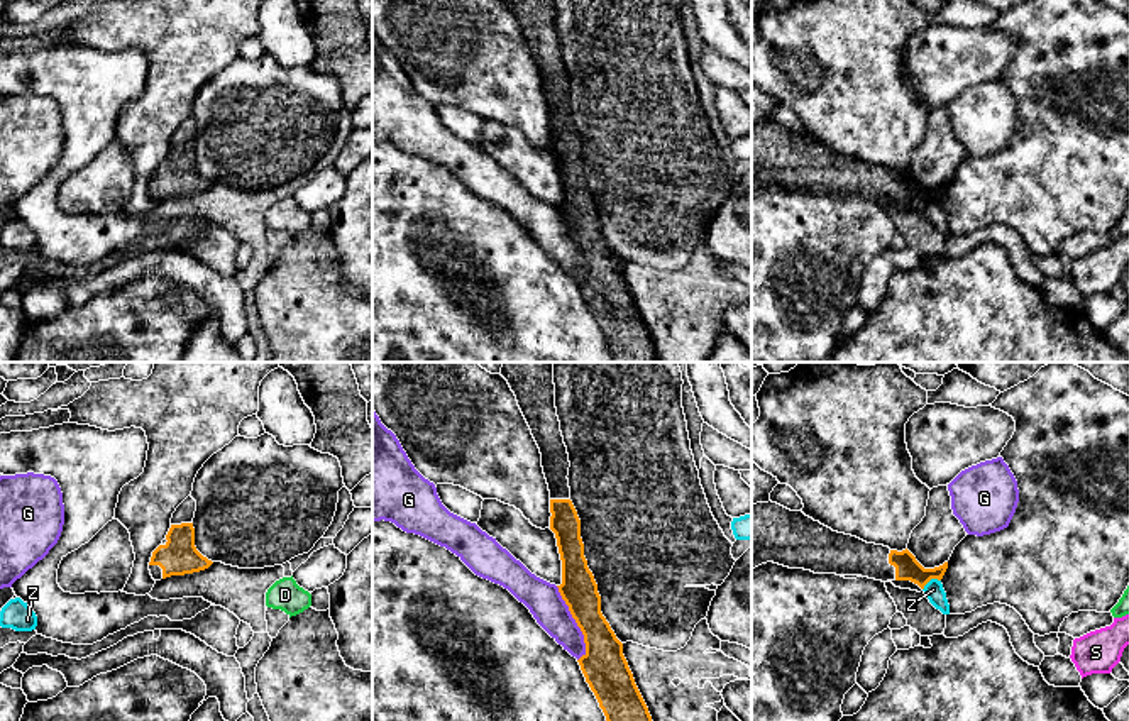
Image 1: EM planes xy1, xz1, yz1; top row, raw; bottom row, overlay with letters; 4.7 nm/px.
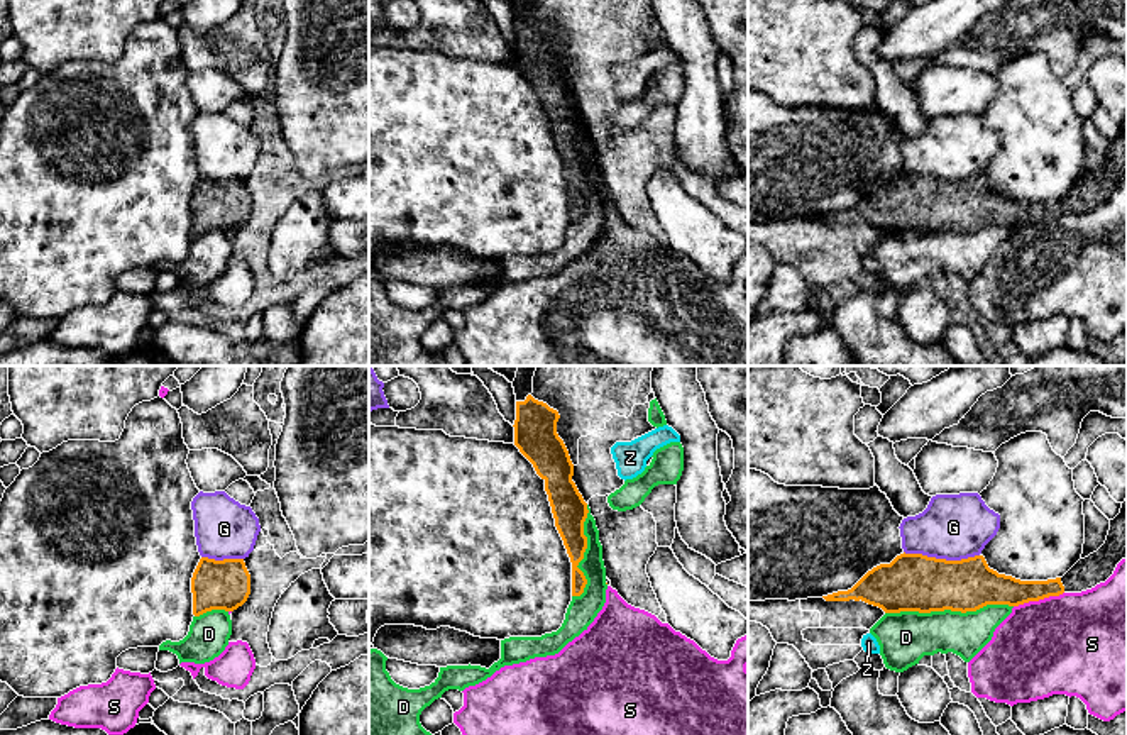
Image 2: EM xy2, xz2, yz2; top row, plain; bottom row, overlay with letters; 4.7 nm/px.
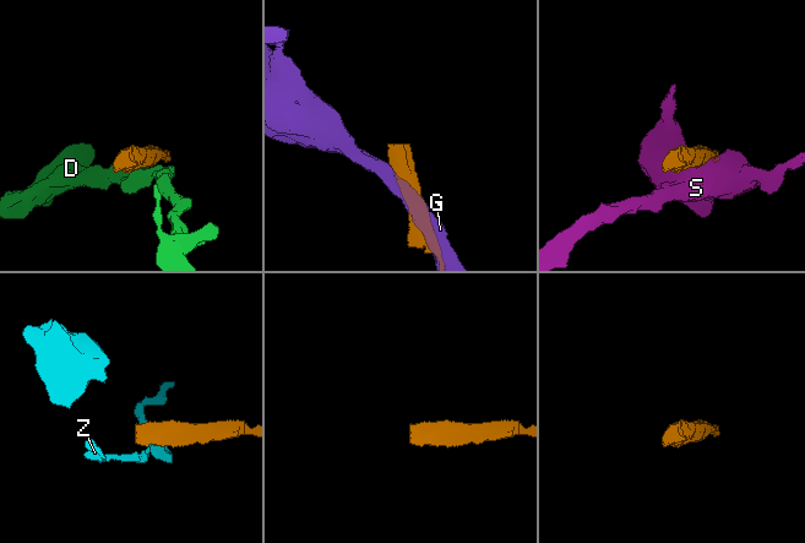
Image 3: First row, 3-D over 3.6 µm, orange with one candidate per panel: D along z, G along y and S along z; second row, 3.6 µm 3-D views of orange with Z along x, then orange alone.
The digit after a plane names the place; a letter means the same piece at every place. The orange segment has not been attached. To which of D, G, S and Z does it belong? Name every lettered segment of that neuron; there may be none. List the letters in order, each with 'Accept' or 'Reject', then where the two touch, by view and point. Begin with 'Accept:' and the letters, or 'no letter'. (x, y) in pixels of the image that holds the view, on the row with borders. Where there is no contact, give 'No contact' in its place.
Accept: no letter
D: Reject. Touches orange at yz2 (948, 608)
G: Reject. Touches orange at xz1 (576, 621)
S: Reject. Touches orange at yz2 (1038, 600)
Z: Reject. Touches orange at yz1 (930, 579)

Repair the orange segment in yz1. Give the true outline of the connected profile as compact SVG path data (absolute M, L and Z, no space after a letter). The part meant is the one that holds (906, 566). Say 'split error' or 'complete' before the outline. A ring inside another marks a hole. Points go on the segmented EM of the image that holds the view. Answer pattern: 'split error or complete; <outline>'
split error; M772 501L752 504L752 570L767 562L814 574L862 575L882 582L911 581L921 589L931 579L941 581L948 569L948 562L924 569L907 548L897 552L884 545L867 543L856 537L833 531L802 511L790 511Z

